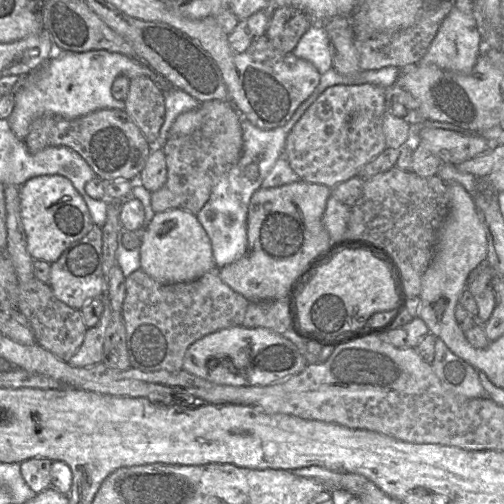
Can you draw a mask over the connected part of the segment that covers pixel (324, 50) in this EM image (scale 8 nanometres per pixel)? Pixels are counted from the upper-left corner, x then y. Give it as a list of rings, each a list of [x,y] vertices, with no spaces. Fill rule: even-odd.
[[[313,24],[303,34],[292,53],[311,62],[320,75],[332,68],[332,48],[323,24]]]

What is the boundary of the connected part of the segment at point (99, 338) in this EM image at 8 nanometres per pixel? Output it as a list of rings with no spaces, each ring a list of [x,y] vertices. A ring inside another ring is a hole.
[[[104,294],[102,297],[102,315],[96,325],[86,329],[81,346],[67,362],[72,367],[83,368],[101,363],[105,332],[111,318],[107,295]]]

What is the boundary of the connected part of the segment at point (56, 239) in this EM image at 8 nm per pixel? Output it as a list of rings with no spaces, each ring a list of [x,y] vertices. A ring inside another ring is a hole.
[[[56,174],[33,177],[20,186],[20,213],[29,254],[34,260],[49,264],[55,262],[70,244],[81,239],[93,224],[81,195],[69,179]]]

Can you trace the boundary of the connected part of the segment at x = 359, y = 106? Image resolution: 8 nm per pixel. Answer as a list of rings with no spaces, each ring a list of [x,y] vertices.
[[[372,84],[334,85],[324,90],[291,129],[285,153],[292,170],[308,183],[333,189],[386,149],[383,117],[386,89]]]

